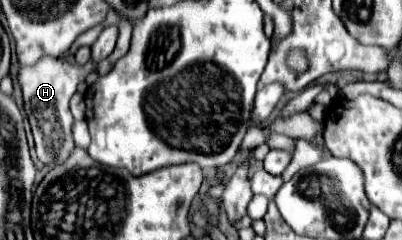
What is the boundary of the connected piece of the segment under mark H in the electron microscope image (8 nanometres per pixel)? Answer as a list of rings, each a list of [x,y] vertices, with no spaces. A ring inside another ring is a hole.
[[[44,55],[36,65],[22,65],[18,73],[18,83],[24,93],[24,111],[28,115],[34,141],[36,141],[36,155],[42,163],[52,163],[66,159],[74,147],[72,141],[72,123],[74,117],[70,113],[70,99],[76,93],[78,85],[86,79],[86,69],[80,65],[72,65],[68,61],[60,61],[58,57]]]

